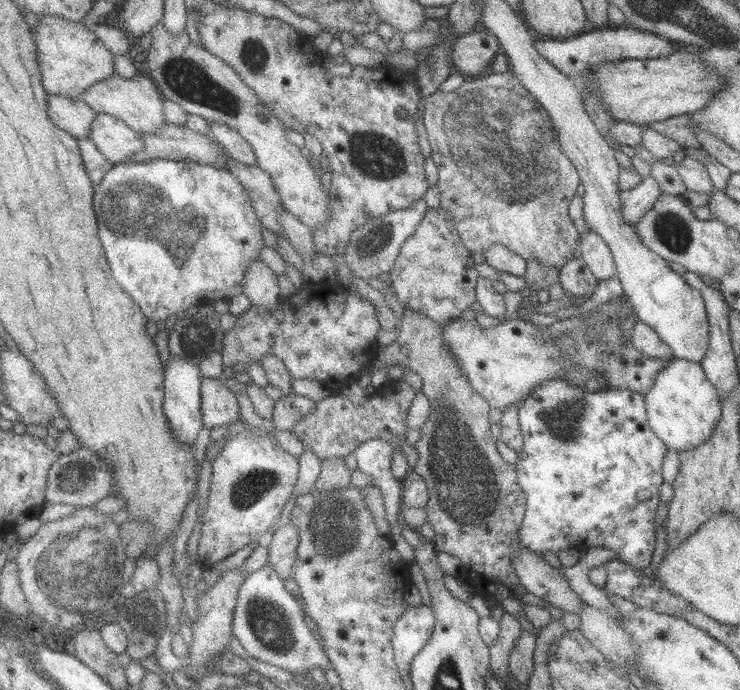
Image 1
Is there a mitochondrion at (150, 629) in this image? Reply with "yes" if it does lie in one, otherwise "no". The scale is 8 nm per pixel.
no

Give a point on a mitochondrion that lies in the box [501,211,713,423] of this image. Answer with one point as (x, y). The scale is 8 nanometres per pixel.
(693, 323)

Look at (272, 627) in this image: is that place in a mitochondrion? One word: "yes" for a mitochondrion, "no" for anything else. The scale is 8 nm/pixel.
yes

